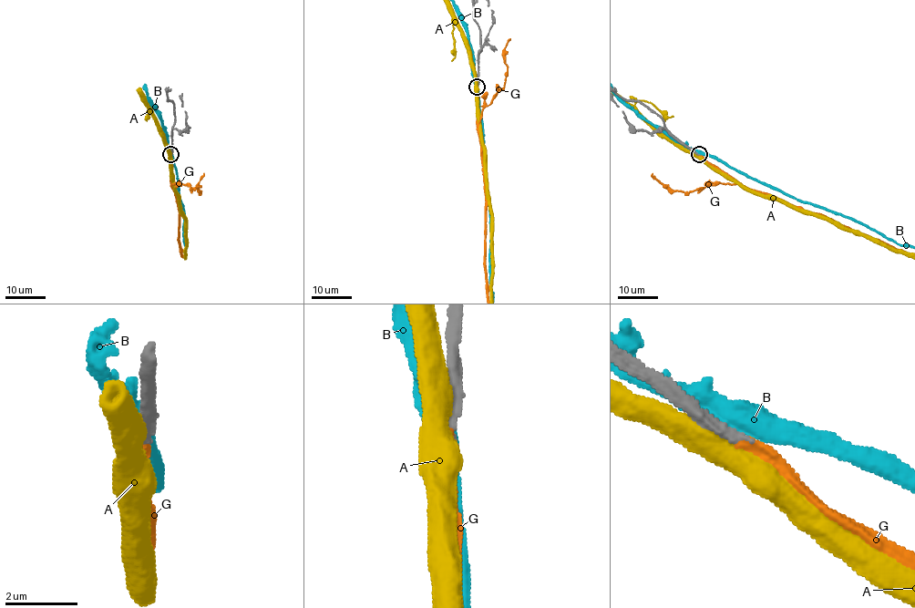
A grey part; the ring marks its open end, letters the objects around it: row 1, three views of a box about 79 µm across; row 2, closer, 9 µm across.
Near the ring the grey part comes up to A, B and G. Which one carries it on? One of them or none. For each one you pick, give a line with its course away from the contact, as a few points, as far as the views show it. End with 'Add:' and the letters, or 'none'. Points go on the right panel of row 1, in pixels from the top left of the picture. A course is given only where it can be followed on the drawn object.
Add: G

